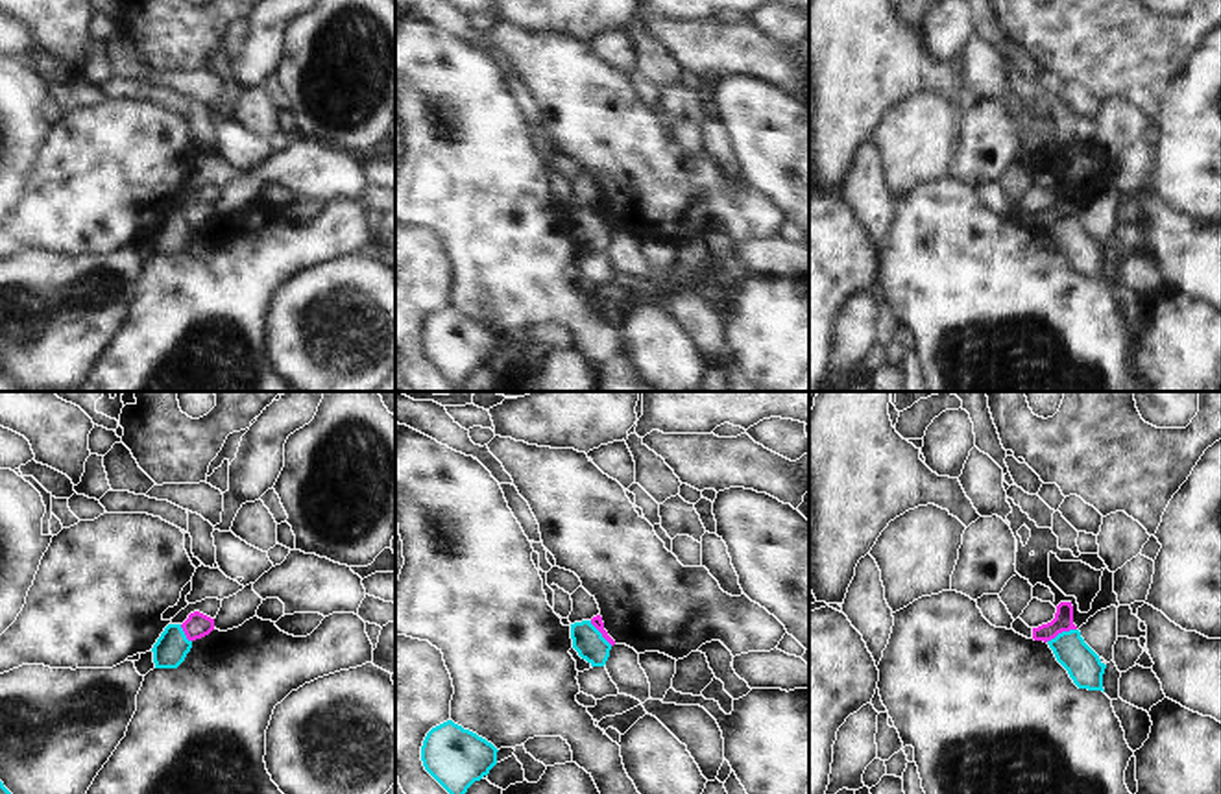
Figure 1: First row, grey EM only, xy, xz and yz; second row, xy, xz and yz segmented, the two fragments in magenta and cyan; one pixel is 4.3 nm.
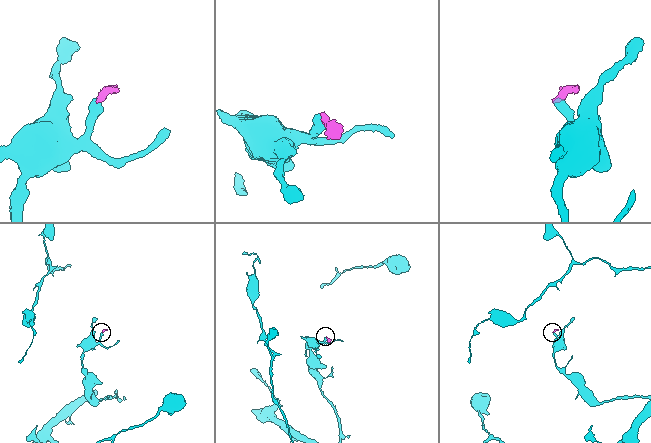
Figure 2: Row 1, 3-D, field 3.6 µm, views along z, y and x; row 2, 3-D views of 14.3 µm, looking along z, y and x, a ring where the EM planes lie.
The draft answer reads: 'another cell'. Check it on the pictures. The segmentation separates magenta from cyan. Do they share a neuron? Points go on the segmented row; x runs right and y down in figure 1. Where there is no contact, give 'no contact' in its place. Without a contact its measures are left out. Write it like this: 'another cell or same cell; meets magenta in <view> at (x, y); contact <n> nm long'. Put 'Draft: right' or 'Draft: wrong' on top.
Draft: right
another cell; meets magenta in yz at (1061, 632); contact 150 nm long

